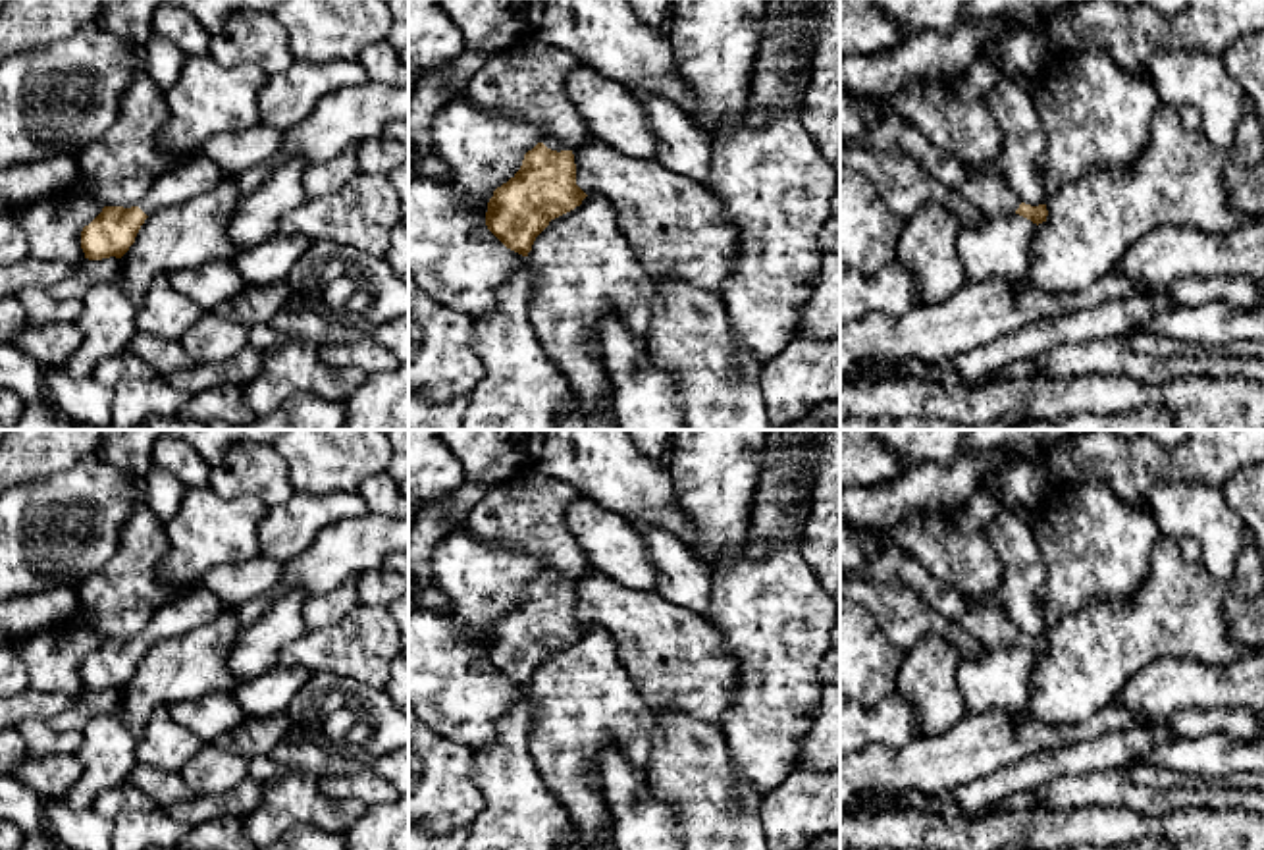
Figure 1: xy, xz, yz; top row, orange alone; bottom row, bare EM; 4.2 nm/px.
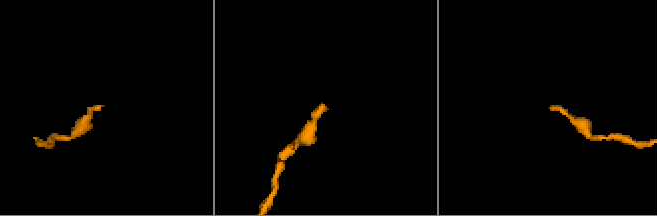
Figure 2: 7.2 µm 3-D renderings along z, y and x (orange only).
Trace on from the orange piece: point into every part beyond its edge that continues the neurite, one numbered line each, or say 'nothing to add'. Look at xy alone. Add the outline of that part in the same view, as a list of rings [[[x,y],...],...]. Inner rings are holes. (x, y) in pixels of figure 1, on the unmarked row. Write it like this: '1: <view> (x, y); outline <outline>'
1: xy (197, 606); outline [[[200,582],[191,584],[181,598],[154,611],[139,640],[152,648],[164,640],[179,638],[212,623],[222,609],[224,603],[208,588]]]

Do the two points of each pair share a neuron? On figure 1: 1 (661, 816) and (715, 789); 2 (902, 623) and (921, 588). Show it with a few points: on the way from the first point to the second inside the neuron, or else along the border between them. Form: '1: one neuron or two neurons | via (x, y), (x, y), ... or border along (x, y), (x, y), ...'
1: two neurons | border along (648, 771), (652, 791), (675, 808), (681, 829)
2: two neurons | border along (875, 579), (910, 588), (943, 615), (956, 621)

